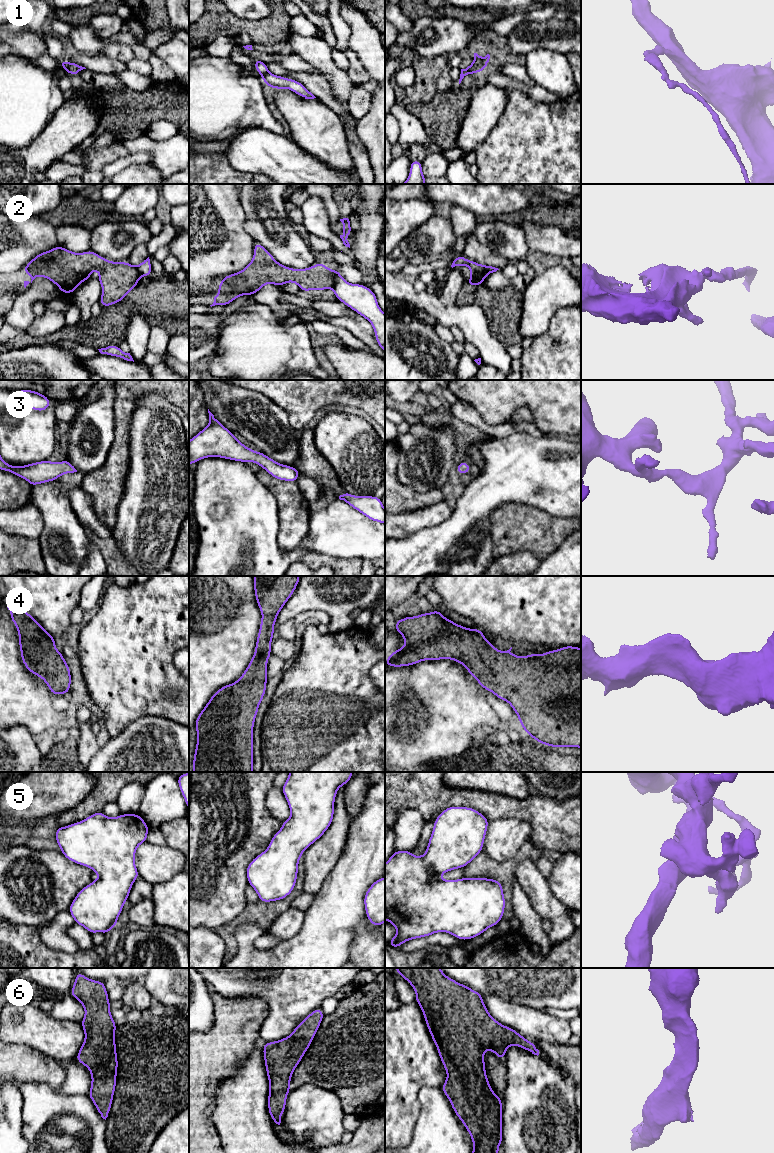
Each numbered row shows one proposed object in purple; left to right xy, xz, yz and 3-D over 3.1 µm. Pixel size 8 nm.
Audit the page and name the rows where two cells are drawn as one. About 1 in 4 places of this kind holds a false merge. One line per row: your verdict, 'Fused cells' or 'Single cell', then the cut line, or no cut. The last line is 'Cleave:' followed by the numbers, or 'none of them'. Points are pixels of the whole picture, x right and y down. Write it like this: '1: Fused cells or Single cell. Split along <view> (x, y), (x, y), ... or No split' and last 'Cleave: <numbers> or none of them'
1: Fused cells. Split along xy (67, 64), (69, 73)
2: Fused cells. Split along xz (336, 270), (332, 287)
3: Single cell. No split
4: Single cell. No split
5: Single cell. No split
6: Single cell. No split
Cleave: 1, 2

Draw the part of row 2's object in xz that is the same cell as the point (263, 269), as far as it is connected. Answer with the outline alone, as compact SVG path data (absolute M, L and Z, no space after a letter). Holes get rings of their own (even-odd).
M255 242L252 261L240 272L223 277L219 283L218 295L214 297L214 302L210 306L221 305L224 307L242 295L253 296L268 283L282 287L288 282L295 282L299 286L300 291L303 292L316 289L323 291L333 288L335 274L336 270L328 269L323 262L306 269L288 268L276 261L272 254L260 243Z

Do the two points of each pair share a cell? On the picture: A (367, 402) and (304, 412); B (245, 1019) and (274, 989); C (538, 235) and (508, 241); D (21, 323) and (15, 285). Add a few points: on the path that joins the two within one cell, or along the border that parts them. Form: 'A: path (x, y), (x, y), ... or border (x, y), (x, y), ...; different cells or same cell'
A: path (351, 397), (320, 397); same cell
B: border (241, 997), (265, 1002), (263, 1023); different cells
C: border (518, 226), (523, 231), (529, 249); different cells
D: border (31, 283), (18, 295); different cells

